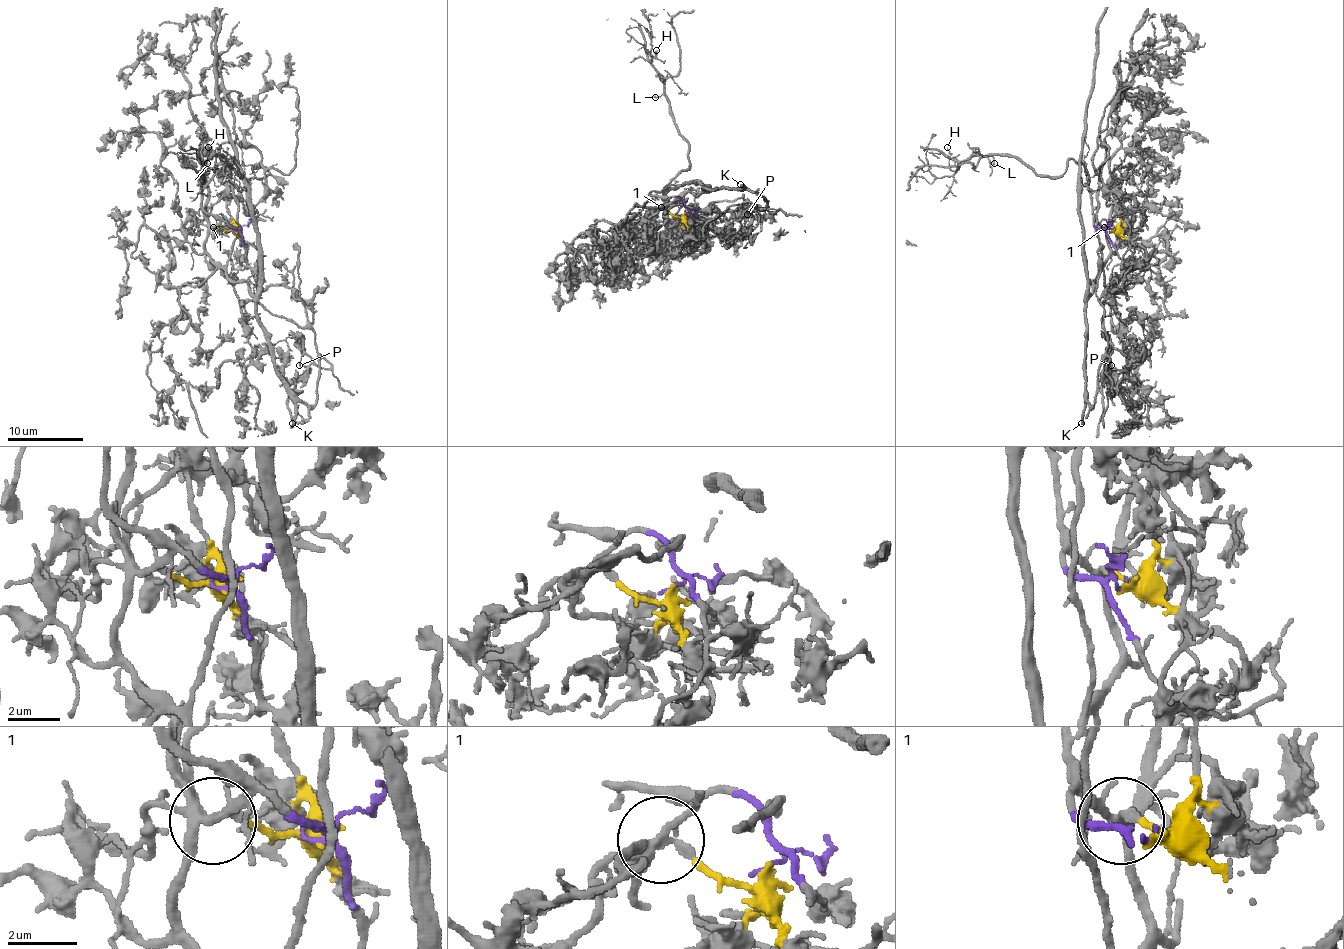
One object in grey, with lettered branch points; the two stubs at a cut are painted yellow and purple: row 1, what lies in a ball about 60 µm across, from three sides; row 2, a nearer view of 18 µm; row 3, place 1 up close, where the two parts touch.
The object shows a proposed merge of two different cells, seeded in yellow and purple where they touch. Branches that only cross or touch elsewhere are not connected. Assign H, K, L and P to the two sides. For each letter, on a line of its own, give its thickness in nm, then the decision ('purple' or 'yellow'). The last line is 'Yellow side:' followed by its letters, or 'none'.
H: 100 nm thick; purple
K: 320 nm thick; yellow
L: 130 nm thick; purple
P: 140 nm thick; yellow
Yellow side: K, P

